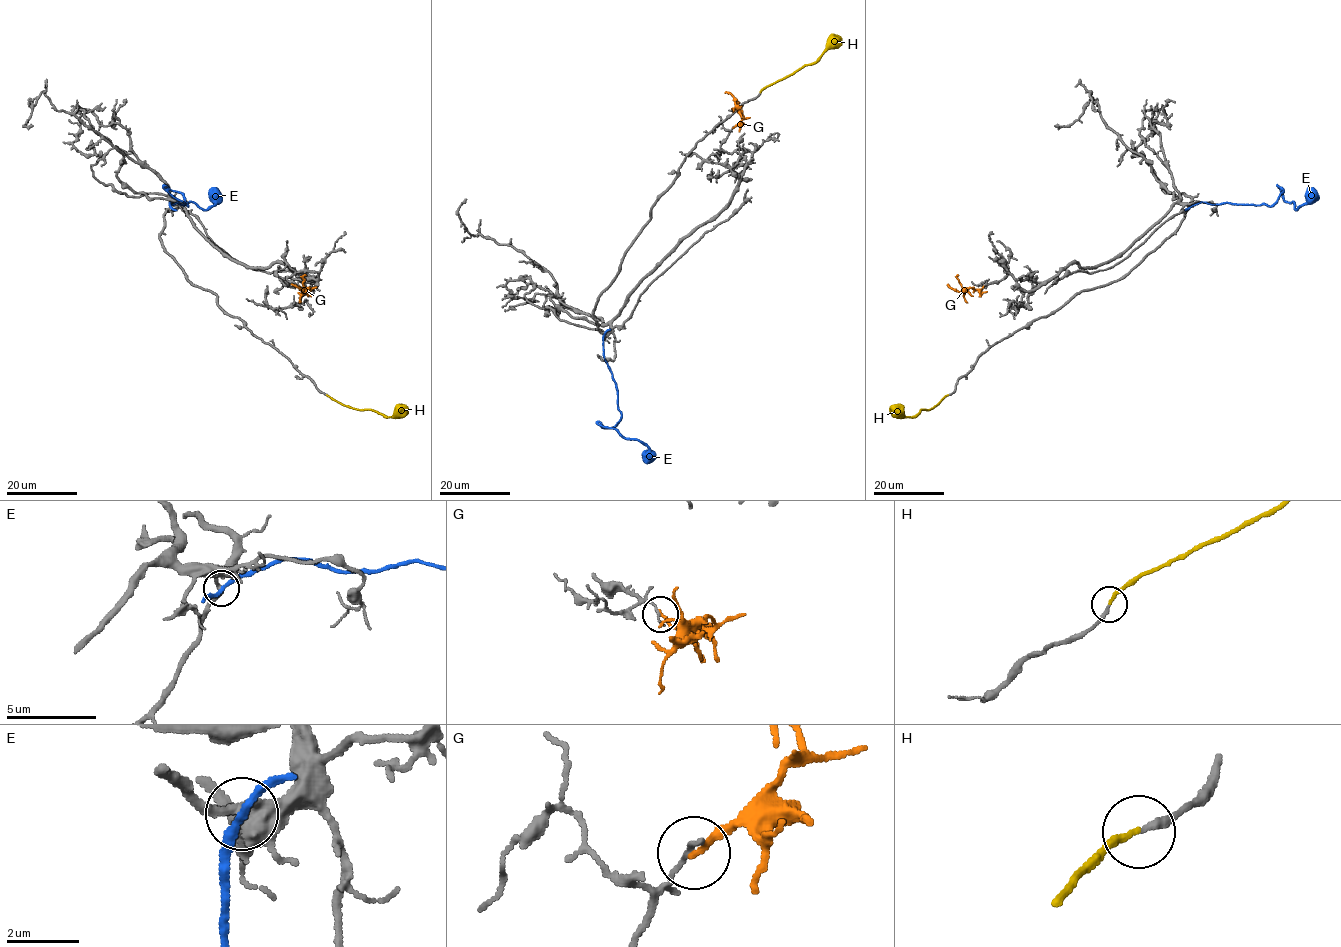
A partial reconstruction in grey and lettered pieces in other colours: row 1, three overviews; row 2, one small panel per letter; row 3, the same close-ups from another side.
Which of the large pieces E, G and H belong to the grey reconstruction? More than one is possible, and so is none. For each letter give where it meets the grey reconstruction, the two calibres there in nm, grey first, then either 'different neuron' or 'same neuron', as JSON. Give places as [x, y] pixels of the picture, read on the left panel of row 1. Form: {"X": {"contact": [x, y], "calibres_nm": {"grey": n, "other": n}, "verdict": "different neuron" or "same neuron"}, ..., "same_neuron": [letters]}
{"E": {"contact": [171, 207], "calibres_nm": {"grey": 200, "other": 200}, "verdict": "different neuron"}, "G": {"contact": [300, 287], "calibres_nm": {"grey": 130, "other": 180}, "verdict": "different neuron"}, "H": {"contact": [326, 395], "calibres_nm": {"grey": 200, "other": 190}, "verdict": "same neuron"}, "same_neuron": ["H"]}

